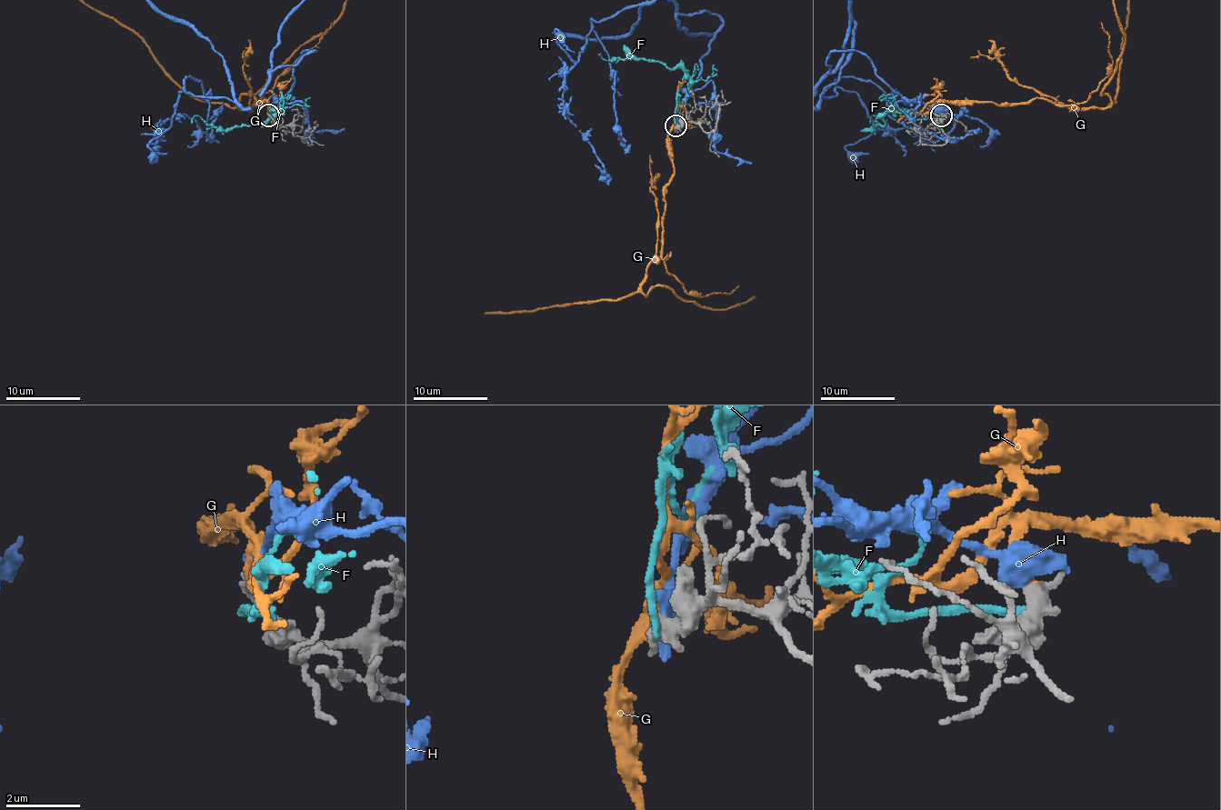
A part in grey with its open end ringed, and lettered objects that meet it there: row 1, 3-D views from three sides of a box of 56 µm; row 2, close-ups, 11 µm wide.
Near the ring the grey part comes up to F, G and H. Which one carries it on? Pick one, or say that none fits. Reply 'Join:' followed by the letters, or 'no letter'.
Join: G

